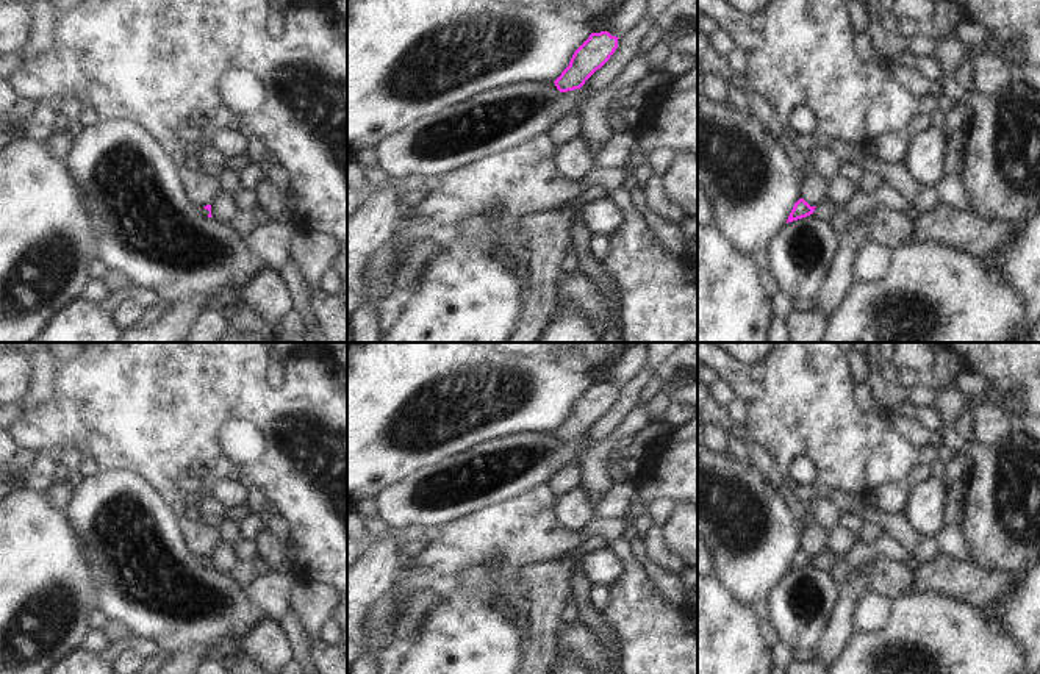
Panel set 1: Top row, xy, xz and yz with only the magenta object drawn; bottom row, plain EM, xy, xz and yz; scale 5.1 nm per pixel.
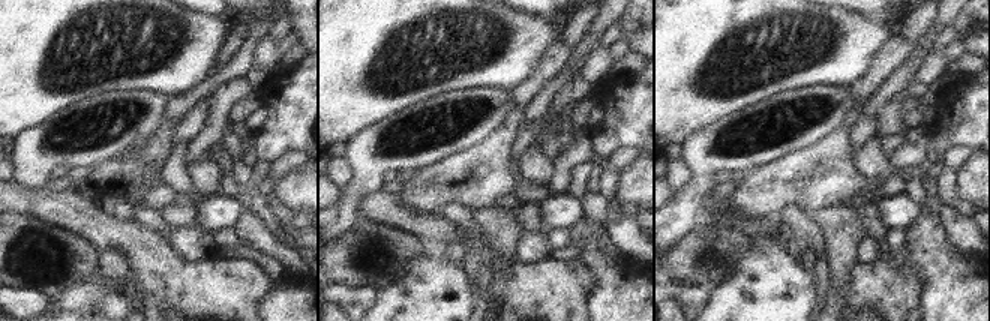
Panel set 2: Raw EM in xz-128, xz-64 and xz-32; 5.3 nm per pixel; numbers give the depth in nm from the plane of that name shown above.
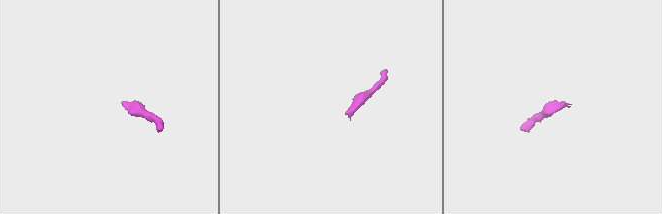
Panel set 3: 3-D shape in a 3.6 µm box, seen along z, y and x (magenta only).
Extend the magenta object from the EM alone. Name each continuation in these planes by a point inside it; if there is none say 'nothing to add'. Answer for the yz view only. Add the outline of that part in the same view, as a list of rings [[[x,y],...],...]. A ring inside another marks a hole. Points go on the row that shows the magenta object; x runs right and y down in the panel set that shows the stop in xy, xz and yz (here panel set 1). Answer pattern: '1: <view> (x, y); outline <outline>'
1: yz (824, 210); outline [[[824,200],[815,208],[813,214],[816,217],[829,222],[832,214],[837,213],[840,208],[841,206],[837,206],[837,205],[830,203],[829,200]]]

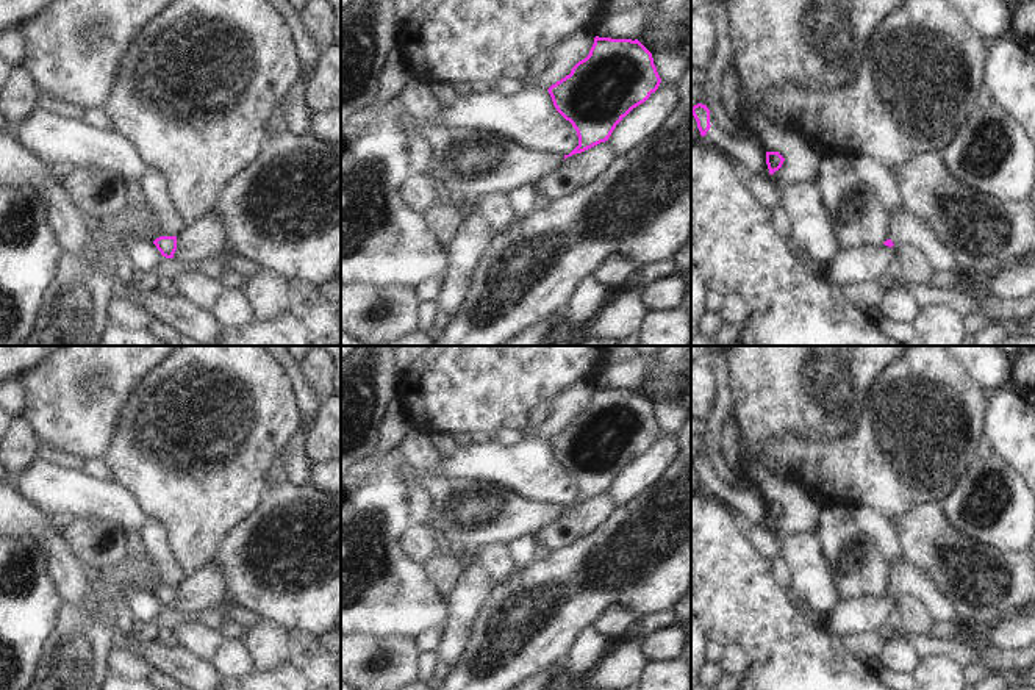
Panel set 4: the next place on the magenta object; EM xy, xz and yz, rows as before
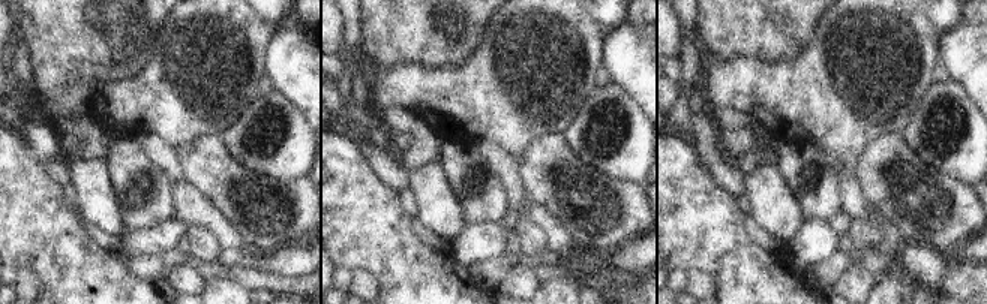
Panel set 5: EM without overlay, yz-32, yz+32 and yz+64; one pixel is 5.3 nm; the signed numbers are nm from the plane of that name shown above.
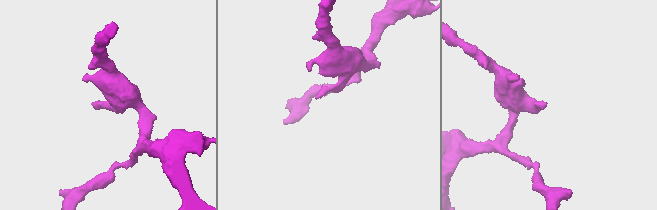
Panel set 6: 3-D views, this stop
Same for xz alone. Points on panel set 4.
nothing to add

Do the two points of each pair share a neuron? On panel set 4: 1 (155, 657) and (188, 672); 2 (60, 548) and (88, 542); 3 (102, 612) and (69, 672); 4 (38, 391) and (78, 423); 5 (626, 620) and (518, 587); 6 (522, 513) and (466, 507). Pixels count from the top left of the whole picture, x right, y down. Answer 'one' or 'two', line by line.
1: one
2: two
3: one
4: one
5: two
6: one

